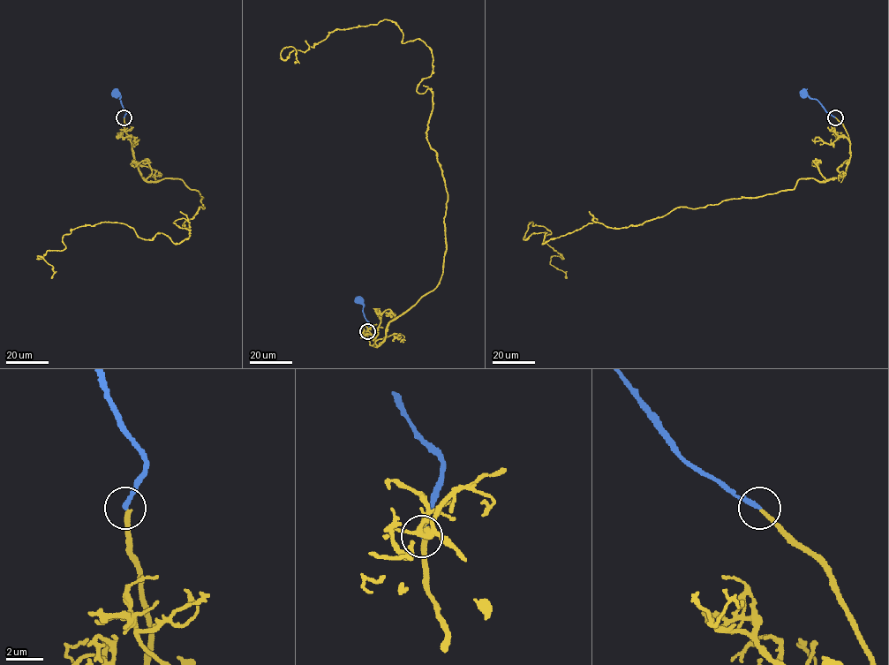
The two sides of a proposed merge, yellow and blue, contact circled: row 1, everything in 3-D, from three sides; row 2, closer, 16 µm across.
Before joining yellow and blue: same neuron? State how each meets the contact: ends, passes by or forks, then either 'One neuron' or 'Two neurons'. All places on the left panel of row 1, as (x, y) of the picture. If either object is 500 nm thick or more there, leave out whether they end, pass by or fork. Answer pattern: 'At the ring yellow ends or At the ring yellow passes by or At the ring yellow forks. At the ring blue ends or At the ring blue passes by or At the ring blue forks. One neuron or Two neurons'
At the ring yellow ends. At the ring blue ends. Two neurons

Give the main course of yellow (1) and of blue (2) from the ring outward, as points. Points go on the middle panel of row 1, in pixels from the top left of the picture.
1: (366, 332), (442, 273), (432, 49), (383, 19), (281, 51), (294, 63)
2: (366, 331), (369, 323), (358, 300)

